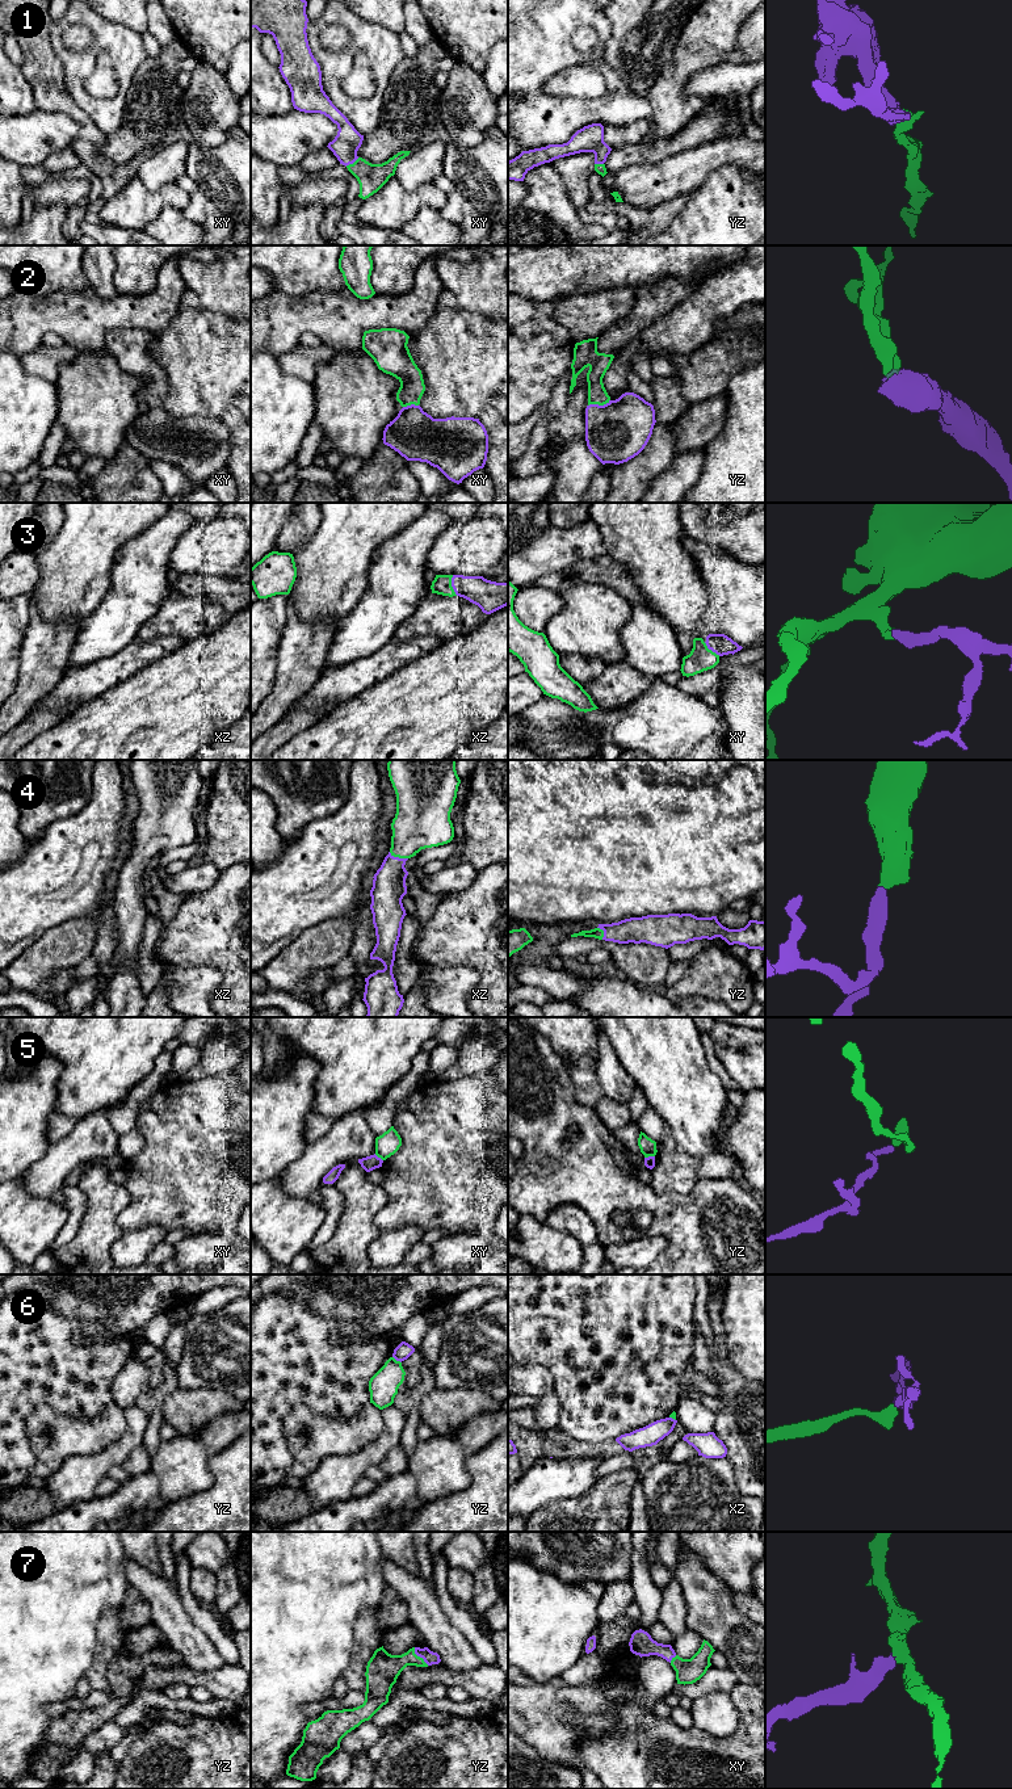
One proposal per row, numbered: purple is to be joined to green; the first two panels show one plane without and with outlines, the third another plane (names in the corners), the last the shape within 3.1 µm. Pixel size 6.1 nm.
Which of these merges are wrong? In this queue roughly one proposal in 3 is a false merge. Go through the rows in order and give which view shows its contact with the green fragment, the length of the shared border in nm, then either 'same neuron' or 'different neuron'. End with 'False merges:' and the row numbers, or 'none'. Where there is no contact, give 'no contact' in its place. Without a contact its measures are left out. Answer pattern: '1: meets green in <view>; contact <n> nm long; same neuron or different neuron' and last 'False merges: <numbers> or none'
1: meets green in xy; contact 100 nm long; same neuron
2: meets green in yz; contact 140 nm long; same neuron
3: meets green in xz; contact 130 nm long; same neuron
4: meets green in xz; contact 130 nm long; same neuron
5: meets green in yz; contact 70 nm long; different neuron
6: meets green in yz; contact 70 nm long; different neuron
7: meets green in yz; contact 140 nm long; same neuron
False merges: 5, 6

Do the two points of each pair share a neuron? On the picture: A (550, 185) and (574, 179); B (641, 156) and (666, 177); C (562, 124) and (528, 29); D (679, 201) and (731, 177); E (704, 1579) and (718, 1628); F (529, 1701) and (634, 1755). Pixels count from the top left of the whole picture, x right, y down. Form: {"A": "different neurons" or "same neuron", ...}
{"A": "different neurons", "B": "different neurons", "C": "same neuron", "D": "different neurons", "E": "same neuron", "F": "different neurons"}

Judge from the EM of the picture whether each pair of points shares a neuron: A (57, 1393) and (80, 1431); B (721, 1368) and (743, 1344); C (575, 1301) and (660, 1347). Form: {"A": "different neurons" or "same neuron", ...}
{"A": "different neurons", "B": "different neurons", "C": "same neuron"}

